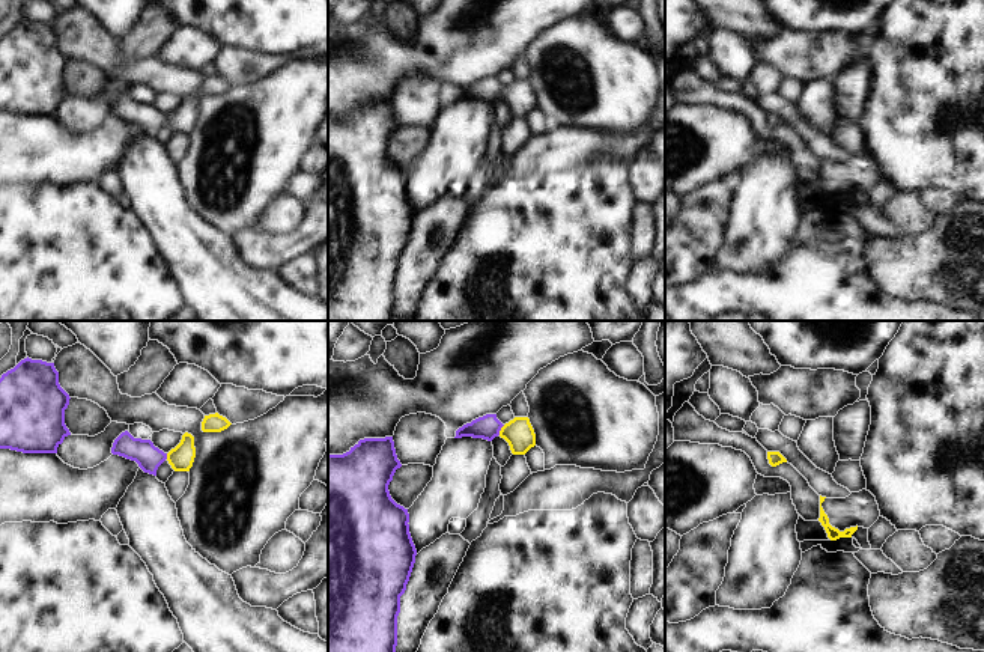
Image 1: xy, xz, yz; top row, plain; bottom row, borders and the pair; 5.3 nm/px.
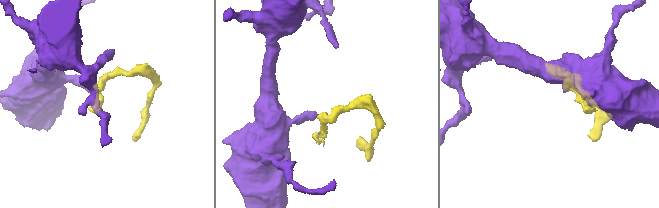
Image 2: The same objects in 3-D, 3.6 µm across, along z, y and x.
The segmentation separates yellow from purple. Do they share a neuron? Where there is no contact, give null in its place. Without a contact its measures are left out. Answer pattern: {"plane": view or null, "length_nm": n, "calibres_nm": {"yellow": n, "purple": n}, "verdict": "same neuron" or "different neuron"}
{"plane": "xz", "length_nm": 70, "calibres_nm": {"yellow": 160, "purple": 130}, "verdict": "same neuron"}

